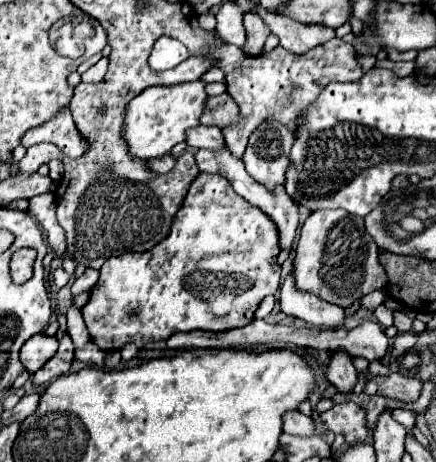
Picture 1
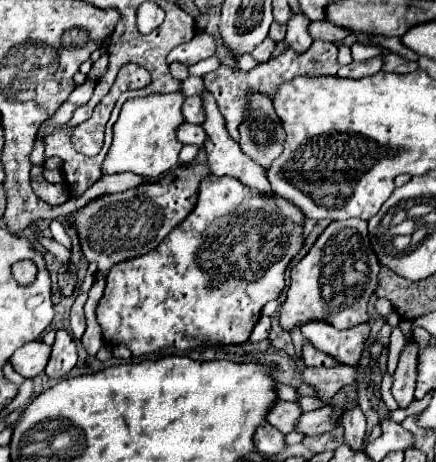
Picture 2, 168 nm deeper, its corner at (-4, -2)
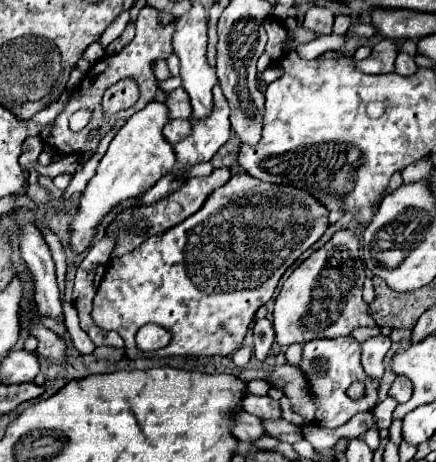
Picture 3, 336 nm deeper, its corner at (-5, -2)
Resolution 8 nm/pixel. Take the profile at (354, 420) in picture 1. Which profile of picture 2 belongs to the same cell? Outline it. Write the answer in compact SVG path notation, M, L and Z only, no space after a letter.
M323 406L315 412L307 412L301 416L301 420L297 420L297 428L295 432L301 432L303 436L317 436L323 432L331 432L335 428L337 422L329 420L331 418L331 406Z

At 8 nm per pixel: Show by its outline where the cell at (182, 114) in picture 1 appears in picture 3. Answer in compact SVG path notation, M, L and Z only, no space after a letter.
M150 102L146 108L130 116L124 126L118 130L114 140L110 142L106 154L98 162L98 170L94 178L88 182L86 190L80 198L78 214L74 216L70 230L70 244L74 252L82 252L90 240L94 238L94 228L100 224L102 216L120 204L126 198L134 198L148 188L152 188L162 176L166 176L176 166L176 154L174 146L164 138L162 128L170 122L168 106L164 102Z

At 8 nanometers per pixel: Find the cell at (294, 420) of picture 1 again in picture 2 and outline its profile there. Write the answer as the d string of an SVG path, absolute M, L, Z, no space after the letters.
M277 400L277 402L273 404L273 408L269 408L269 412L267 412L267 422L269 422L271 426L275 426L277 430L281 430L283 434L287 434L287 432L293 432L295 422L297 422L297 418L299 418L301 414L303 414L303 412L301 412L299 404Z

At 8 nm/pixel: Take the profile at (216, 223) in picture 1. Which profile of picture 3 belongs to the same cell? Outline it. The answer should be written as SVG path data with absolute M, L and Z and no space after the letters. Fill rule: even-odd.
M240 172L240 174L234 174L224 186L220 186L218 190L212 192L210 198L206 198L204 206L192 214L190 218L186 218L184 222L180 222L176 228L170 228L170 232L162 234L162 236L152 236L150 240L146 240L140 248L136 248L130 256L122 256L118 260L112 260L104 278L102 278L102 284L94 296L94 310L92 310L92 320L104 328L104 330L116 330L120 336L122 336L125 342L126 356L129 359L137 359L142 356L214 356L214 354L220 354L220 356L228 356L232 352L236 352L240 346L242 346L242 340L250 328L250 322L256 314L256 310L266 304L274 292L276 292L276 286L278 286L278 280L282 278L282 274L300 258L302 252L306 252L328 228L328 212L326 208L322 208L322 204L318 204L310 194L298 190L298 188L290 188L290 186L276 186L276 184L266 184L266 182L260 182L260 180L254 180L250 174L246 172ZM144 324L160 324L162 328L166 328L170 334L172 334L172 340L168 346L156 350L156 352L141 352L138 350L135 343L135 336L140 326Z

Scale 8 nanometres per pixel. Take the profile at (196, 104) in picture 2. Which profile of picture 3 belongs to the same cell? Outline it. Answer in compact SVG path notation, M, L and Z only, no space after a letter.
M176 88L174 92L170 92L168 98L166 98L166 104L168 104L168 110L170 110L170 118L188 120L192 116L190 98L182 88Z

